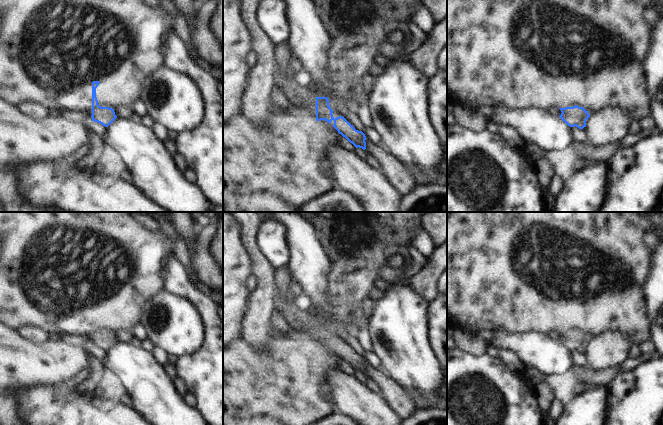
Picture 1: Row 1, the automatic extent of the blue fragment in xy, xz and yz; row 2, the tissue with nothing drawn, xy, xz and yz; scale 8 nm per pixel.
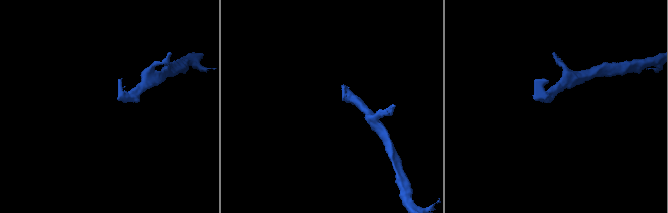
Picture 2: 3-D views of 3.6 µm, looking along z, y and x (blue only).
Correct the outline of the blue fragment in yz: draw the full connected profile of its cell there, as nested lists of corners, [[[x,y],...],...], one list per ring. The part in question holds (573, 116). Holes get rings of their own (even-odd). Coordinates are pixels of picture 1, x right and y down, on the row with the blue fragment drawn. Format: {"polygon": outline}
{"polygon": [[[577,105],[573,107],[559,108],[561,115],[559,116],[568,126],[583,129],[586,127],[586,120],[590,117],[588,111]]]}

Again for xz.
{"polygon": [[[275,64],[272,75],[274,84],[284,93],[292,106],[315,106],[316,120],[325,120],[329,124],[334,121],[333,127],[356,148],[366,149],[366,136],[362,131],[356,130],[343,116],[333,117],[333,110],[329,106],[327,97],[317,97],[310,87],[302,87],[288,78],[280,67]]]}

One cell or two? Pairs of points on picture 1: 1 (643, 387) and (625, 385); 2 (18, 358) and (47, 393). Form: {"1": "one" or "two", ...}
{"1": "one", "2": "two"}

